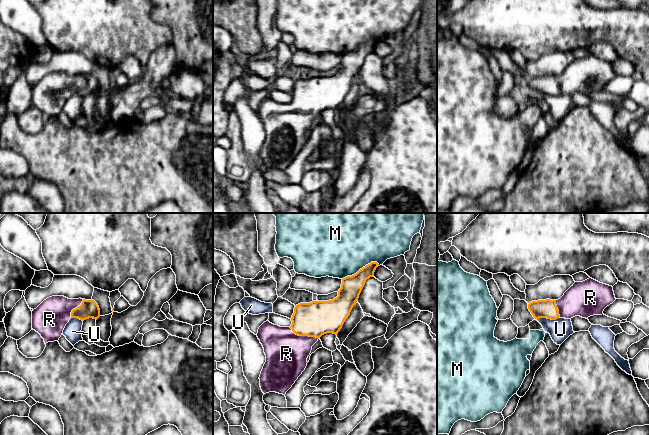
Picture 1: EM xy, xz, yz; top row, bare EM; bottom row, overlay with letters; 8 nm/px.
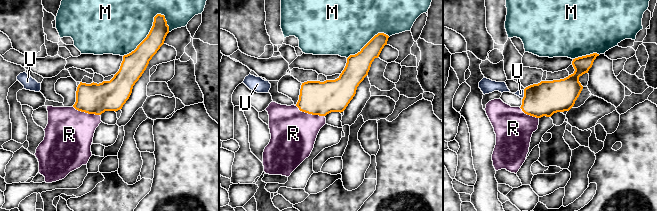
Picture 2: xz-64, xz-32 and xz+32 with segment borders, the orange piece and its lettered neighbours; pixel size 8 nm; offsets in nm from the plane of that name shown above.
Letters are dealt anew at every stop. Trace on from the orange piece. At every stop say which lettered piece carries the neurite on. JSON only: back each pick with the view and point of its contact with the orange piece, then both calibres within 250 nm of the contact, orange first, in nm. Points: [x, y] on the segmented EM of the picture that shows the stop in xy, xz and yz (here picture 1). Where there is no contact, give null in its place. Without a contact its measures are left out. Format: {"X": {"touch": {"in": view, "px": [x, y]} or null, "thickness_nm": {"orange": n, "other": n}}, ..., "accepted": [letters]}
{"R": {"touch": {"in": "xz", "px": [304, 335]}, "thickness_nm": {"orange": 280, "other": 340}}, "accepted": ["R"]}

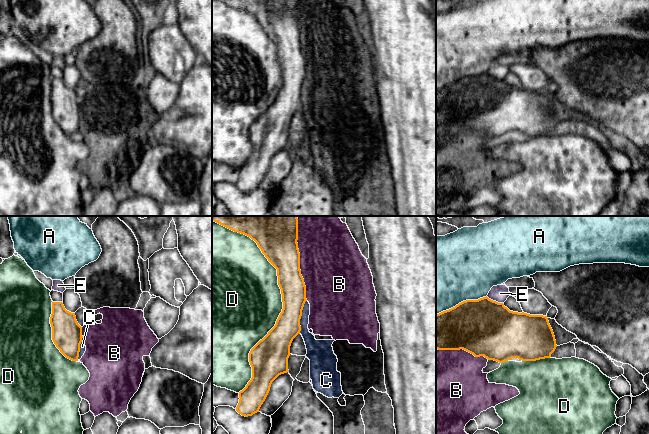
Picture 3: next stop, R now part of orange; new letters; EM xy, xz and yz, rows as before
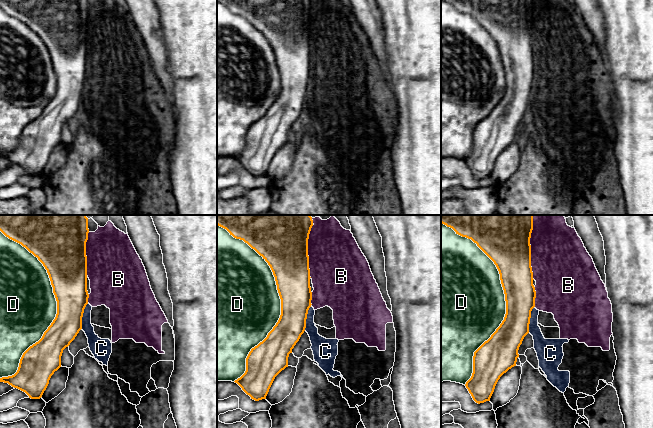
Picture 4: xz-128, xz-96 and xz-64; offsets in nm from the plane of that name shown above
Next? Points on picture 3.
{"accepted": []}

